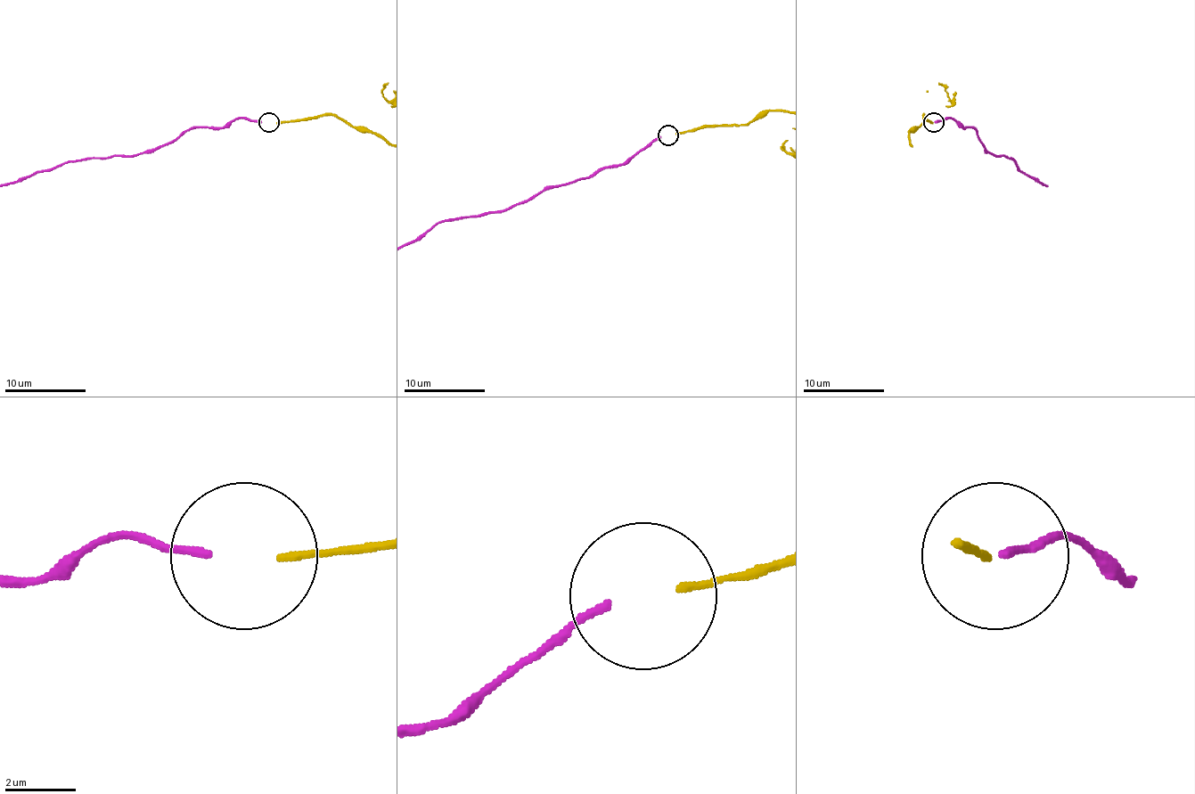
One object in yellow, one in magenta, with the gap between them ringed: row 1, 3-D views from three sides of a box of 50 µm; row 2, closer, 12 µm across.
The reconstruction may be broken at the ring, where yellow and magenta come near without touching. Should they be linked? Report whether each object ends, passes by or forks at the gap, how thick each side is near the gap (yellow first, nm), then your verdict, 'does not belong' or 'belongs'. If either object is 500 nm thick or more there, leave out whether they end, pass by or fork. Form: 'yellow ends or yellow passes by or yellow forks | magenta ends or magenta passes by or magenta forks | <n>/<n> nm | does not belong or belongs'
yellow ends | magenta ends | 200/240 nm | belongs

